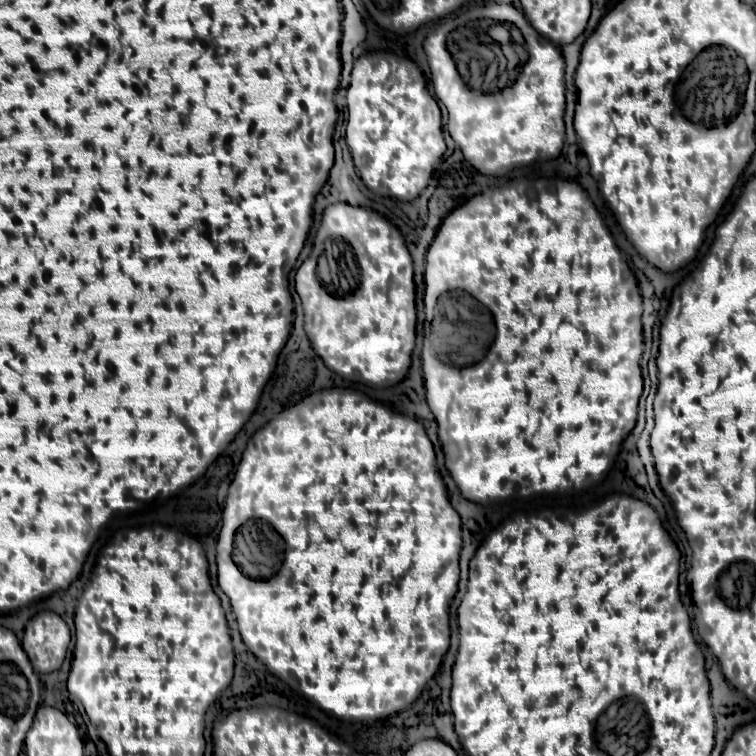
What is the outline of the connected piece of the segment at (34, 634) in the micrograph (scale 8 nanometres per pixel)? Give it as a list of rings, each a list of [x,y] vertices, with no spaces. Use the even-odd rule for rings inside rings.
[[[38,612],[28,620],[22,648],[38,674],[54,672],[62,666],[70,644],[70,628],[56,612]]]

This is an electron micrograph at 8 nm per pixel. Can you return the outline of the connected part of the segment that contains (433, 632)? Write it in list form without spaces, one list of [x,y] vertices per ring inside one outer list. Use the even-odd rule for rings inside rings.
[[[336,388],[330,390],[330,400],[300,400],[298,404],[286,408],[282,414],[272,418],[266,426],[256,430],[254,436],[248,440],[242,452],[242,460],[236,468],[234,480],[228,488],[228,496],[222,512],[222,530],[216,544],[218,586],[230,598],[244,644],[271,673],[289,684],[293,690],[300,692],[309,700],[314,700],[322,710],[332,712],[338,718],[380,720],[396,712],[402,712],[418,698],[426,682],[436,674],[442,656],[448,650],[450,644],[448,608],[458,590],[460,548],[462,548],[460,516],[448,502],[446,486],[440,474],[436,472],[432,442],[424,426],[416,418],[410,418],[406,414],[396,414],[396,412],[392,412],[392,426],[390,426],[390,408],[368,400],[366,396]],[[250,518],[268,520],[286,542],[284,562],[278,574],[268,580],[252,580],[244,576],[230,558],[232,540],[238,526]],[[288,558],[300,558],[300,562],[294,564]]]

